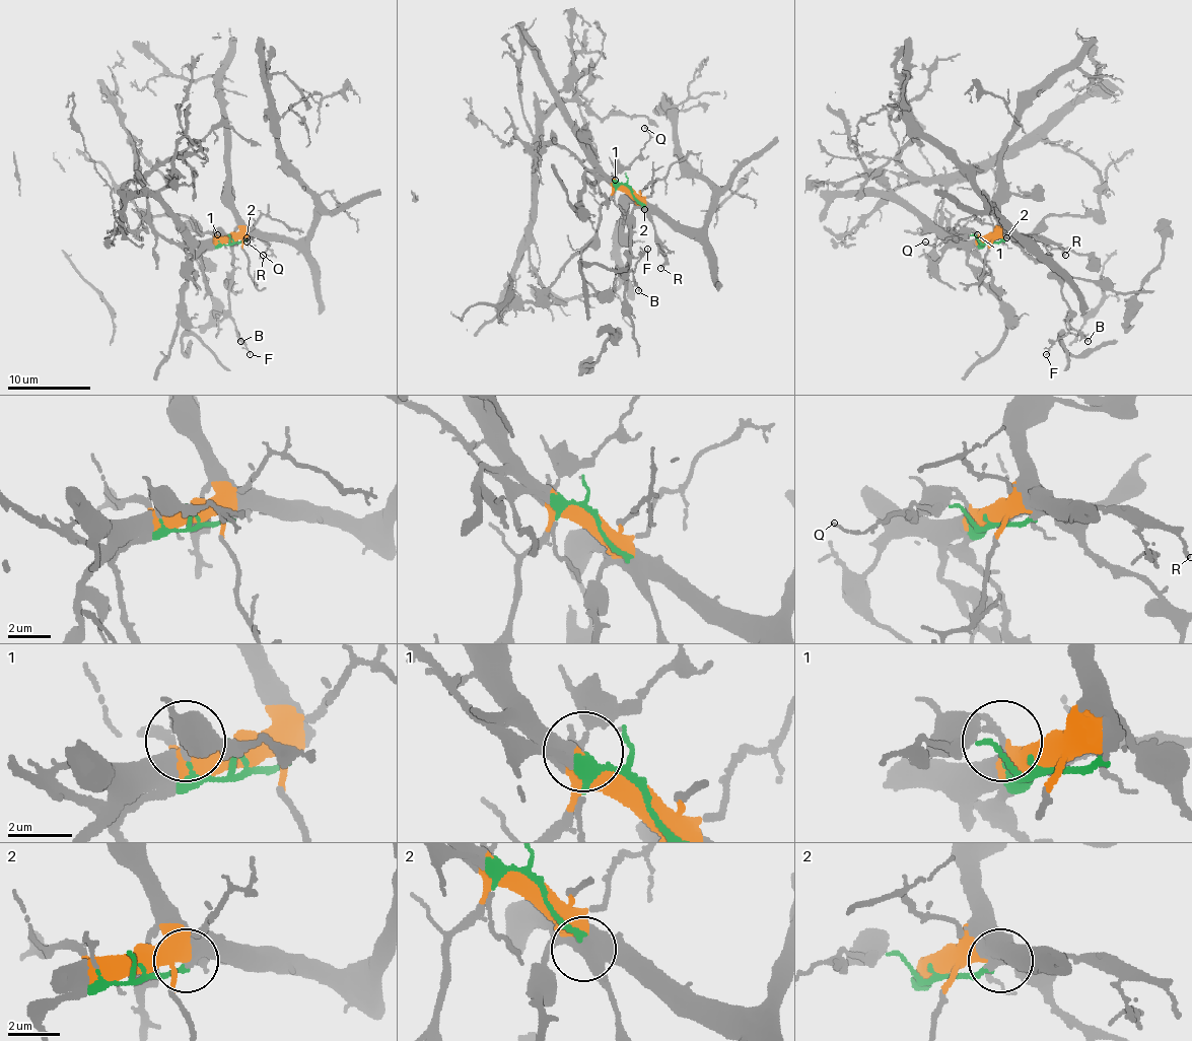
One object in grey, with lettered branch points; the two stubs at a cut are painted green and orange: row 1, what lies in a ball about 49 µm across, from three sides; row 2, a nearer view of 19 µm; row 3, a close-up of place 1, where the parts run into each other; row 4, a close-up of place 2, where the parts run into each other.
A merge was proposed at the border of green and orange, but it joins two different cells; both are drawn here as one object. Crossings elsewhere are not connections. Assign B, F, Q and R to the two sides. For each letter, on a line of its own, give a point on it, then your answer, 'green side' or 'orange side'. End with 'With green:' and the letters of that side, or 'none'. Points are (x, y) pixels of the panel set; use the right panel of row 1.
B: (1088, 341) | orange side
F: (1046, 354) | orange side
Q: (925, 241) | orange side
R: (1065, 255) | green side
With green: R

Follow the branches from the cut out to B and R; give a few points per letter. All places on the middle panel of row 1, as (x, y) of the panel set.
B: (630, 190), (636, 204), (632, 208), (630, 255), (626, 265), (638, 290)
R: (630, 190), (653, 225), (655, 244), (663, 259), (661, 267)

